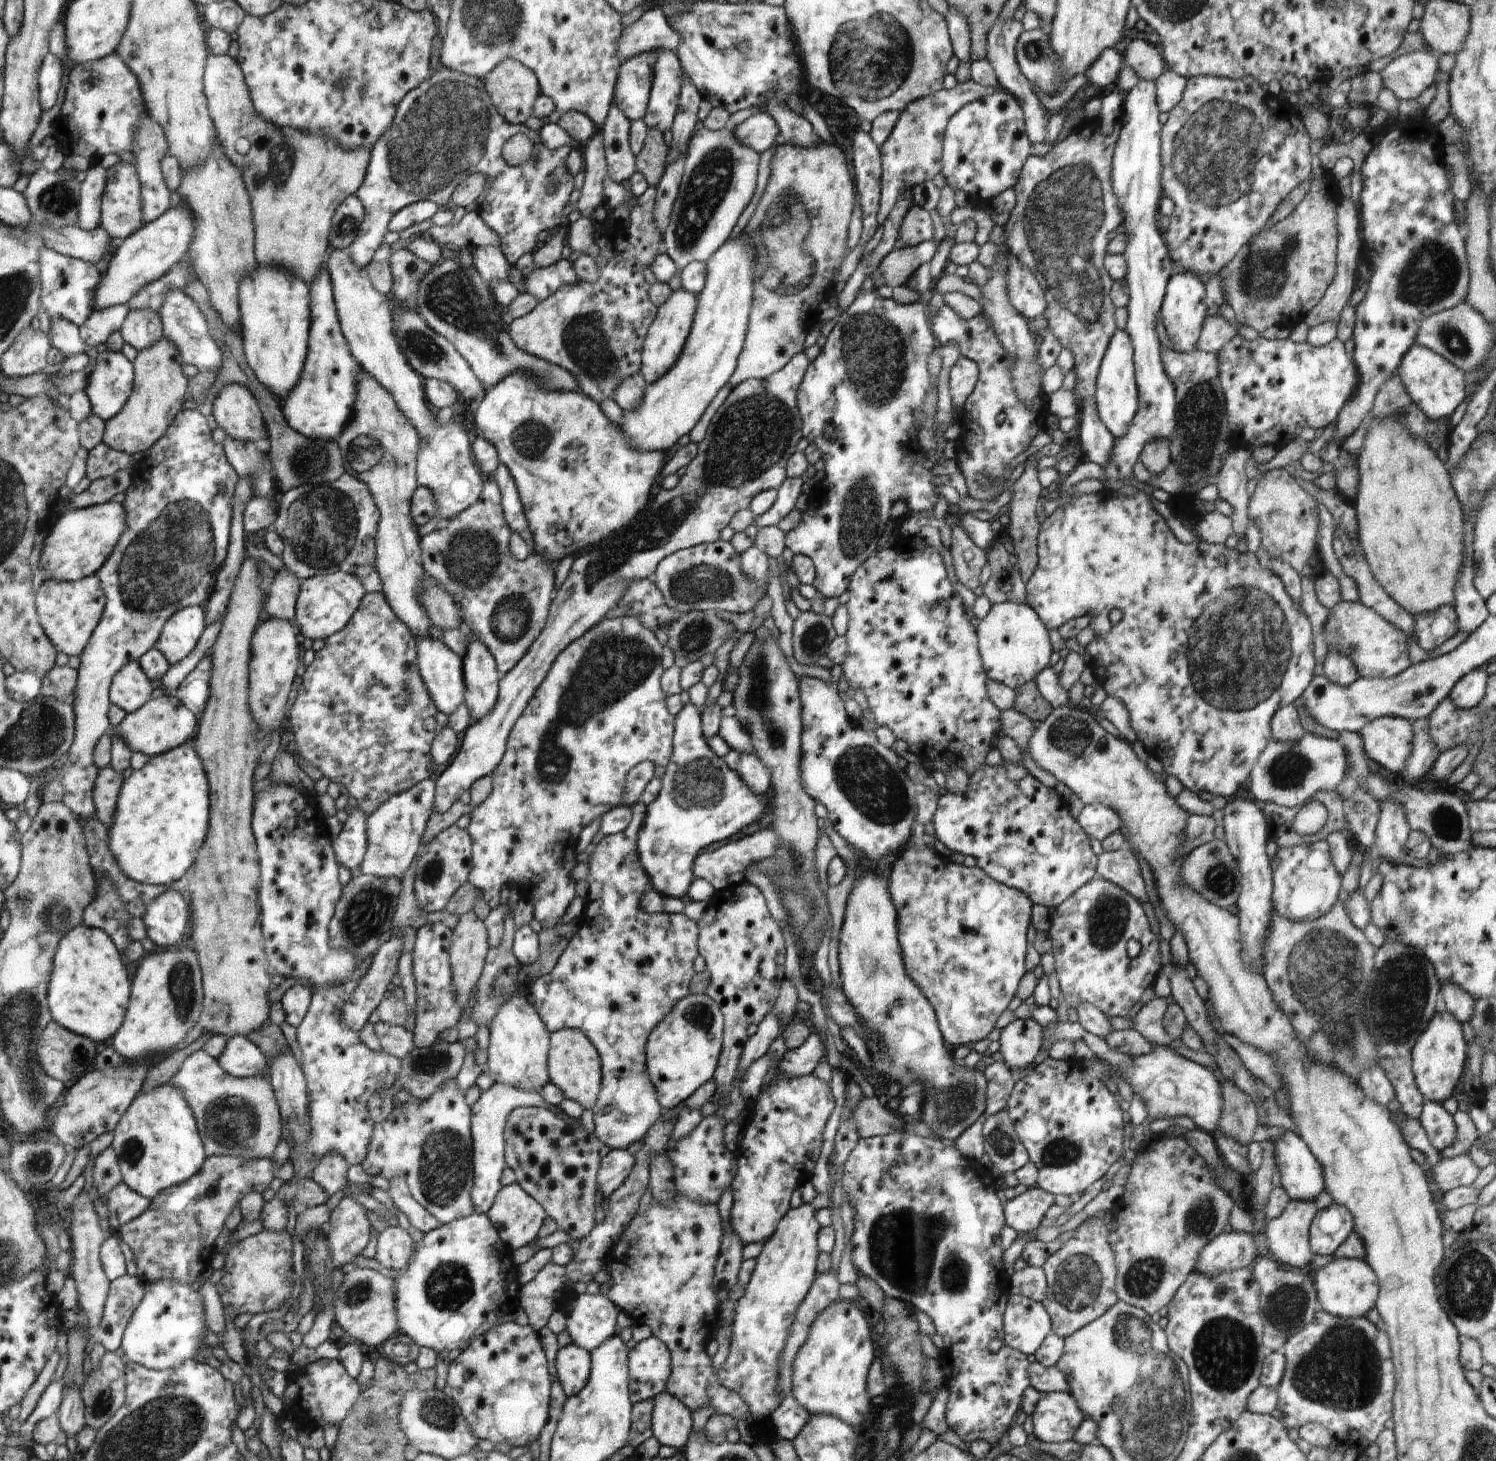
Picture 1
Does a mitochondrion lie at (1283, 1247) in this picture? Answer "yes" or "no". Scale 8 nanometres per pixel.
no

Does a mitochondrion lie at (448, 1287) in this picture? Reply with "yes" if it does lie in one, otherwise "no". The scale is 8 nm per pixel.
yes

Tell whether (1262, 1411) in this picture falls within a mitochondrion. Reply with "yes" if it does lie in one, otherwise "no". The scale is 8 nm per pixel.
no

